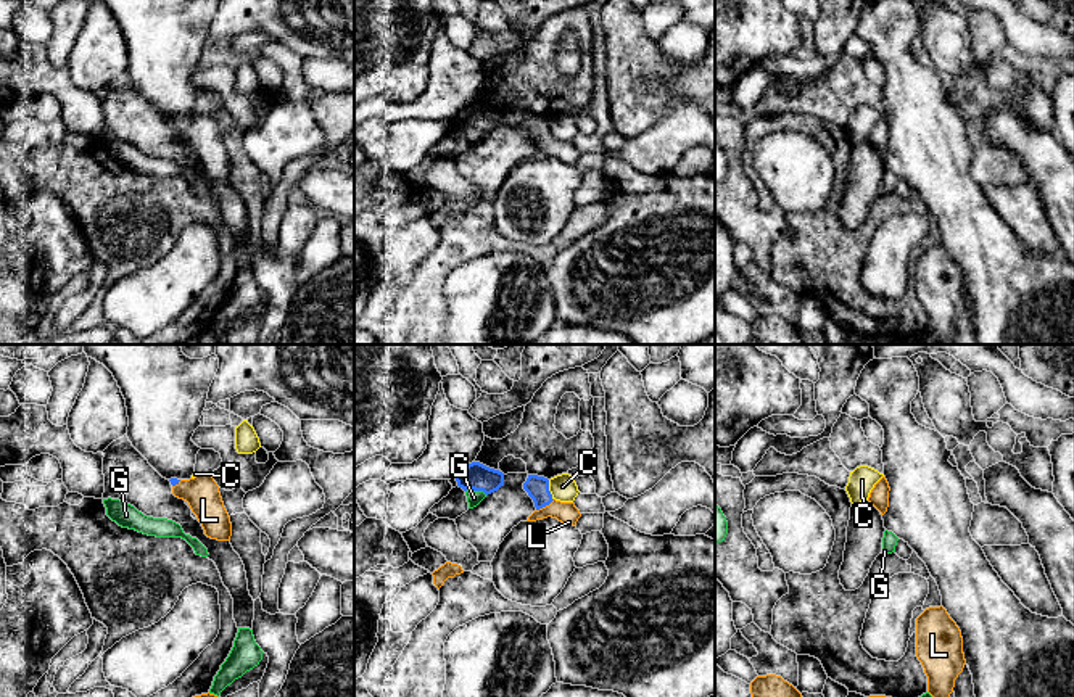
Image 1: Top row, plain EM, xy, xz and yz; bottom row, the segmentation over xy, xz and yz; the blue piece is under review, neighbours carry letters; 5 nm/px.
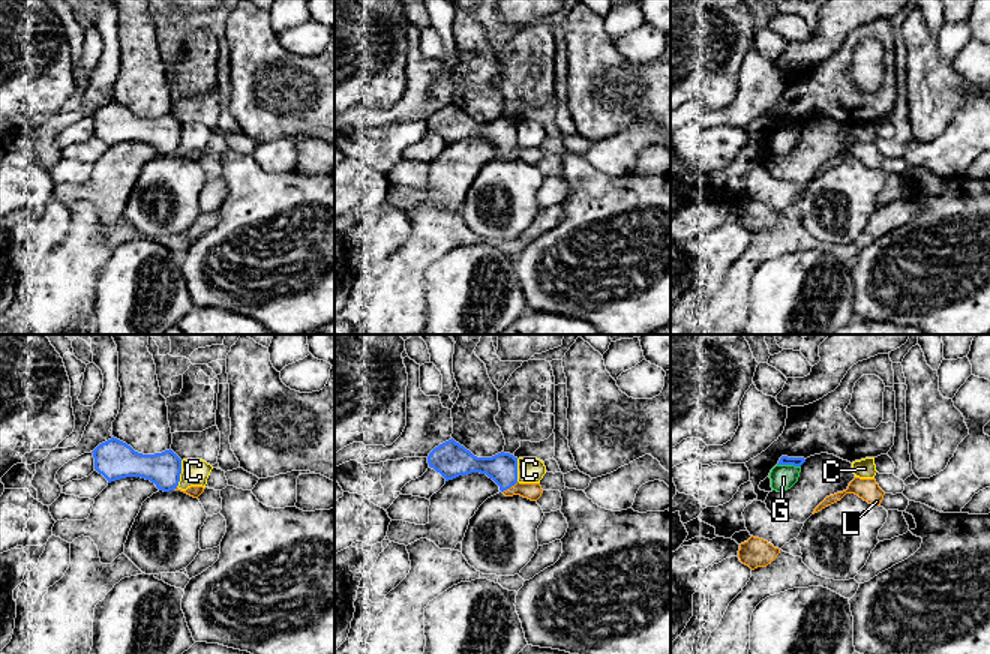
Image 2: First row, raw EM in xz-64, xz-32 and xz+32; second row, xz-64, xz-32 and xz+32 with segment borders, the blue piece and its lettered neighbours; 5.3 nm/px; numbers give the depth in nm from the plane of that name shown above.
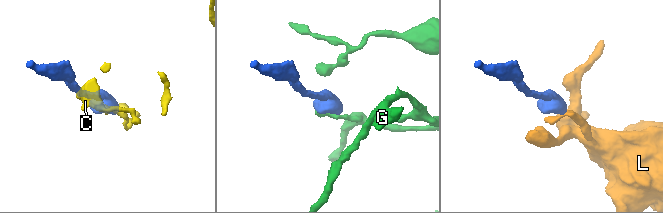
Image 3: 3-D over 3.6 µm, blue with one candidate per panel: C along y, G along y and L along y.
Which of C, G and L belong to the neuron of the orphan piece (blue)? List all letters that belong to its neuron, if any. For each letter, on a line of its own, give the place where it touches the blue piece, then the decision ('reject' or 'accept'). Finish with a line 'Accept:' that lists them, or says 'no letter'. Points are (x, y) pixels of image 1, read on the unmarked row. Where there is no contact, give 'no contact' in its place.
C: contact xz (548, 129); reject
G: contact xz (477, 129); reject
L: contact xz (545, 145); accept
Accept: L

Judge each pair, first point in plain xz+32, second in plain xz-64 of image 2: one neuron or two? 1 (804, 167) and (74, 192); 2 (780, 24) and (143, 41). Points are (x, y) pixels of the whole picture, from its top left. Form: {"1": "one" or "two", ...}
{"1": "one", "2": "one"}

